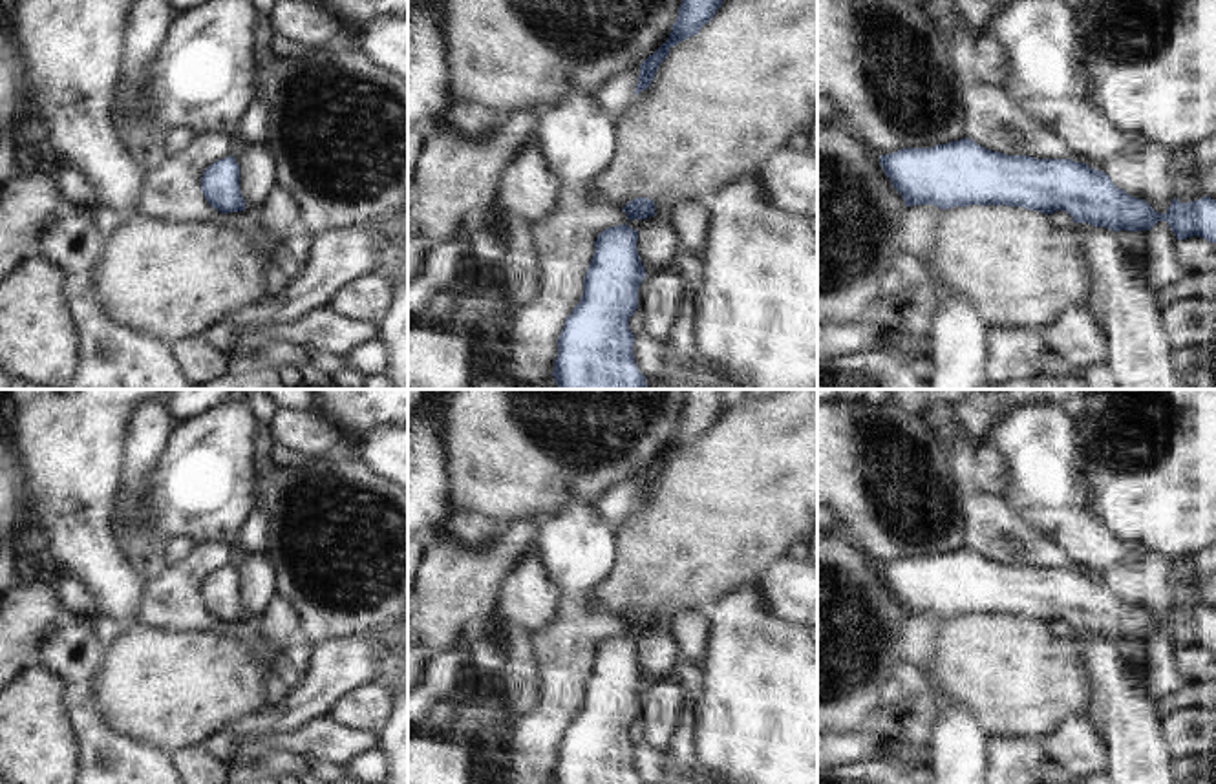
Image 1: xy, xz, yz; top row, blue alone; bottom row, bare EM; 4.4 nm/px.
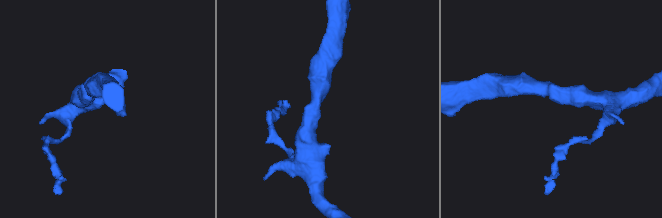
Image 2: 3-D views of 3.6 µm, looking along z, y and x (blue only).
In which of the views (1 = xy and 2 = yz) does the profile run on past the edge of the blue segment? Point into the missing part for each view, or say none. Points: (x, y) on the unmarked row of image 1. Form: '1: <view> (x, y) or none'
1: none
2: none

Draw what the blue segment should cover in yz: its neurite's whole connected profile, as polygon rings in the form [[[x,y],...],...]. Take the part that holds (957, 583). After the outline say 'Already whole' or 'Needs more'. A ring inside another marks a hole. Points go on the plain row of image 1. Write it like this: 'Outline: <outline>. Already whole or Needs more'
Outline: [[[964,546],[933,557],[901,557],[894,563],[880,565],[880,574],[892,596],[900,601],[905,616],[936,614],[938,618],[969,614],[1006,614],[1053,623],[1064,620],[1073,632],[1088,632],[1119,640],[1150,640],[1157,630],[1167,630],[1176,649],[1200,645],[1216,652],[1216,609],[1209,605],[1179,612],[1172,609],[1165,623],[1156,621],[1147,610],[1128,605],[1112,588],[1084,572],[1070,568],[1035,568],[1028,565],[1006,565],[986,559]]]. Already whole

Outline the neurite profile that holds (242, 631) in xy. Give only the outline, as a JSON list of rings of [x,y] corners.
[[[194,545],[181,561],[144,581],[137,625],[154,630],[207,630],[227,634],[243,643],[258,641],[247,620],[219,623],[201,601],[203,581],[216,570],[232,565],[236,548],[229,545]]]

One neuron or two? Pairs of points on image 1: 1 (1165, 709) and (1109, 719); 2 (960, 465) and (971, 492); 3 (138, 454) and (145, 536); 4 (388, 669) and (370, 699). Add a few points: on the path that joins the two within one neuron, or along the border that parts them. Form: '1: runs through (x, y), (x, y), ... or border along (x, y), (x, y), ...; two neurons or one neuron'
1: border along (1156, 704), (1162, 722); two neurons
2: runs through (964, 472), (966, 485); one neuron
3: runs through (136, 474), (136, 516); one neuron
4: border along (375, 680), (388, 689); two neurons

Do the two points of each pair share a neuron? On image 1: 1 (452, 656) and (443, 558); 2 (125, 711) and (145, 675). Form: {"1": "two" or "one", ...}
{"1": "two", "2": "one"}

